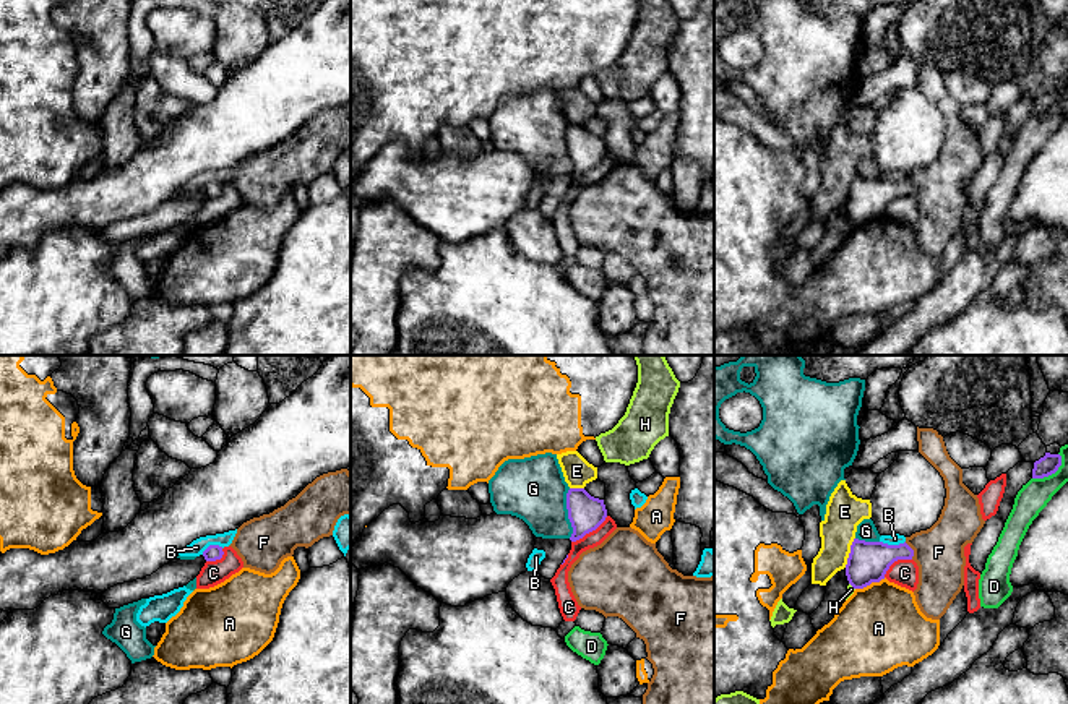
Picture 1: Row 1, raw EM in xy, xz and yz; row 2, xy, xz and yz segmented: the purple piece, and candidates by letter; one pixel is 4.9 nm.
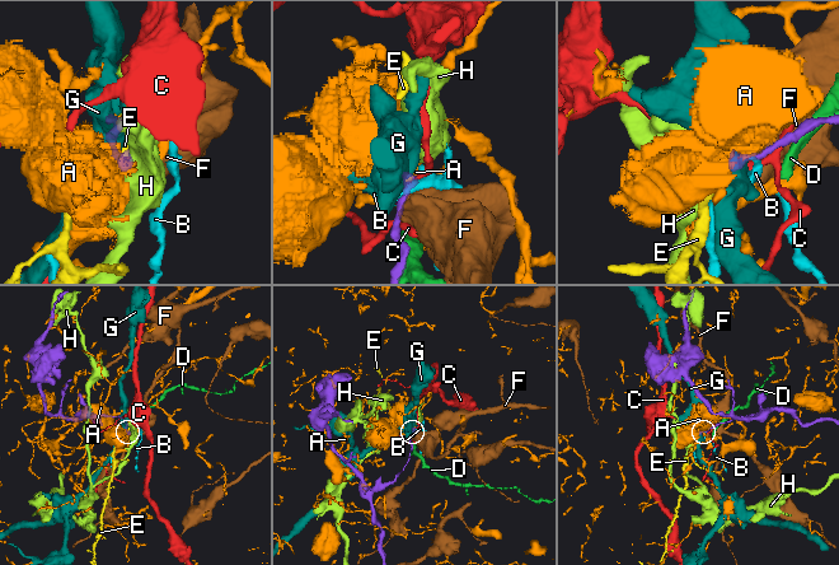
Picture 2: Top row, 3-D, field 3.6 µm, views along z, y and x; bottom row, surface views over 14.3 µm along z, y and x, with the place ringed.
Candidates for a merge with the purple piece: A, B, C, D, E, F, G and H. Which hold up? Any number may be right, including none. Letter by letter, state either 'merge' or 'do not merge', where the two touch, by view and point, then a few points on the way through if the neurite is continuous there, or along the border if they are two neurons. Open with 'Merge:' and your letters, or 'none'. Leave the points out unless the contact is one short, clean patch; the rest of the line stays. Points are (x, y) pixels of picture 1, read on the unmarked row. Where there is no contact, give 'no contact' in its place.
Merge: none
A: do not merge | yz (870, 219) | along yz (885, 214), (856, 226)
B: do not merge | yz (893, 182) | along yz (880, 177), (888, 180), (904, 179)
C: do not merge | xz (589, 167)
D: do not merge | yz (1050, 111)
E: do not merge | yz (851, 188) | along yz (854, 174), (844, 203)
F: do not merge | yz (912, 187) | along yz (904, 179), (912, 187), (912, 195)
G: do not merge | xz (568, 150) | along xz (570, 125), (567, 130), (567, 150), (572, 171), (568, 174)
H: do not merge | yz (851, 221) | along yz (849, 219), (854, 226)

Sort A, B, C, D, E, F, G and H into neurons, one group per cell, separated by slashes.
A / B / C / D / E / F / G / H

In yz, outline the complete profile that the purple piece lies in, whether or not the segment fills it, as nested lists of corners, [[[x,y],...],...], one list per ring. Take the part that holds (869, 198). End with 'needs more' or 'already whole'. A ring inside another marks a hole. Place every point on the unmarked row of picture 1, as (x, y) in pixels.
[[[854,175],[846,201],[846,212],[854,225],[863,225],[885,216],[889,203],[898,196],[912,196],[914,187],[904,178],[888,182]]]; already whole

